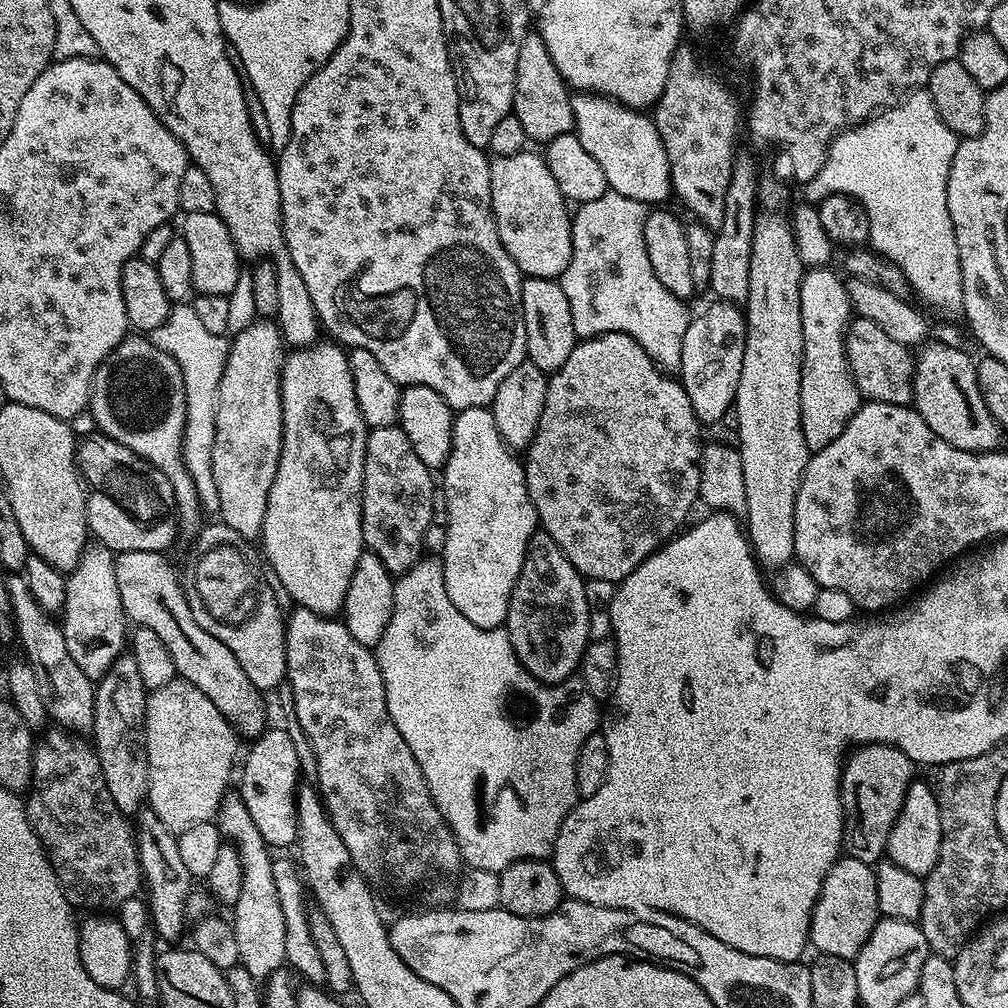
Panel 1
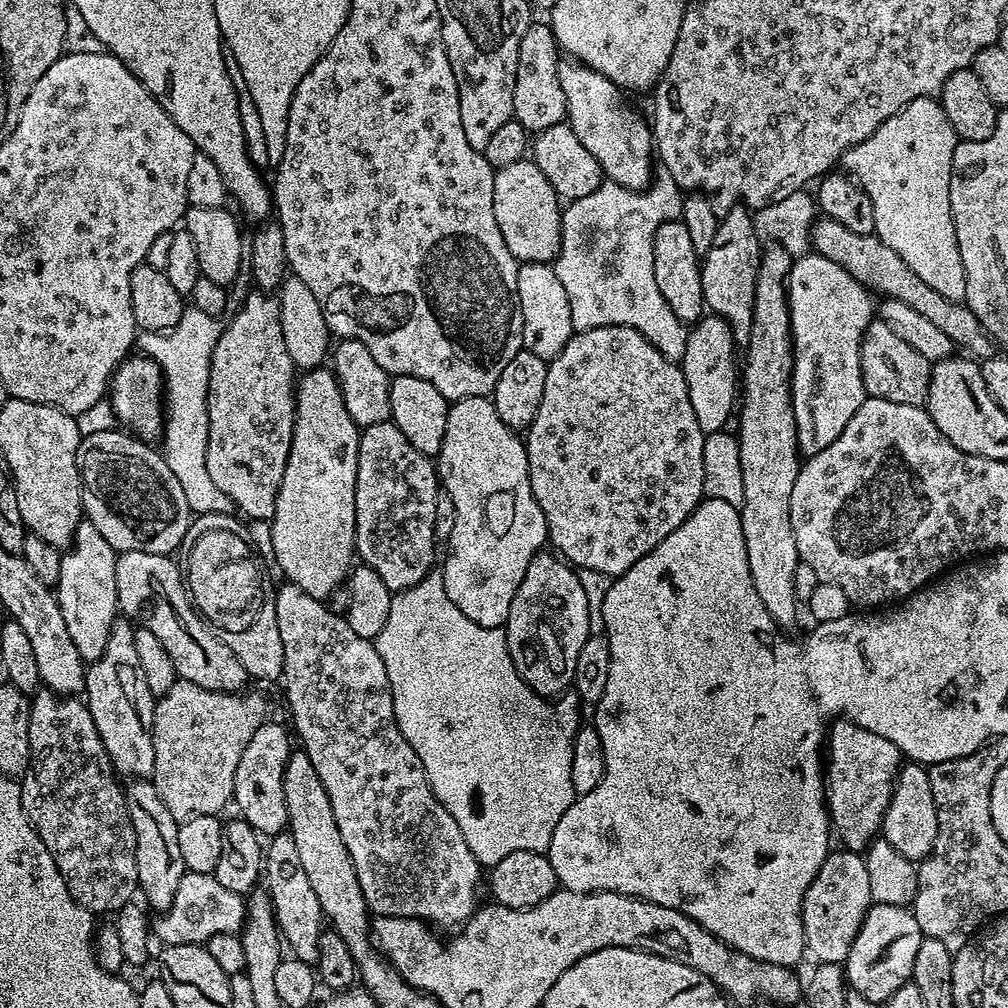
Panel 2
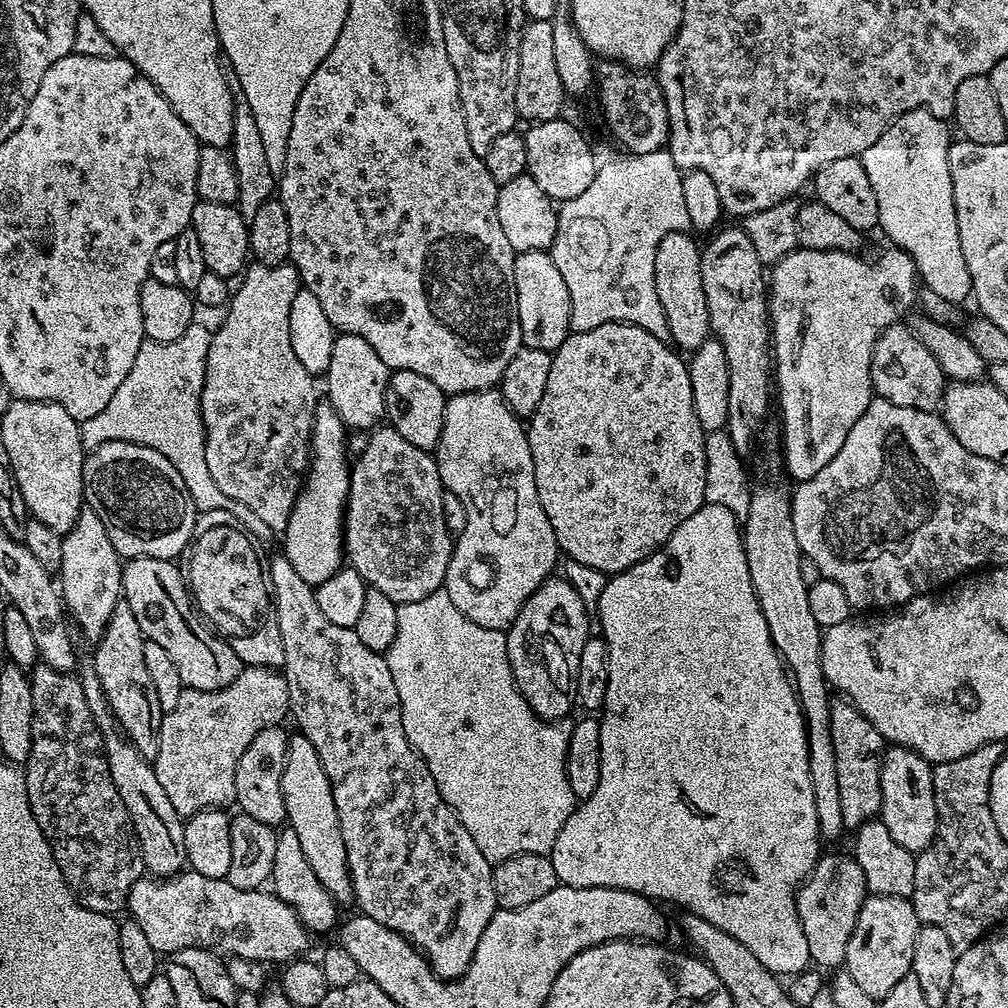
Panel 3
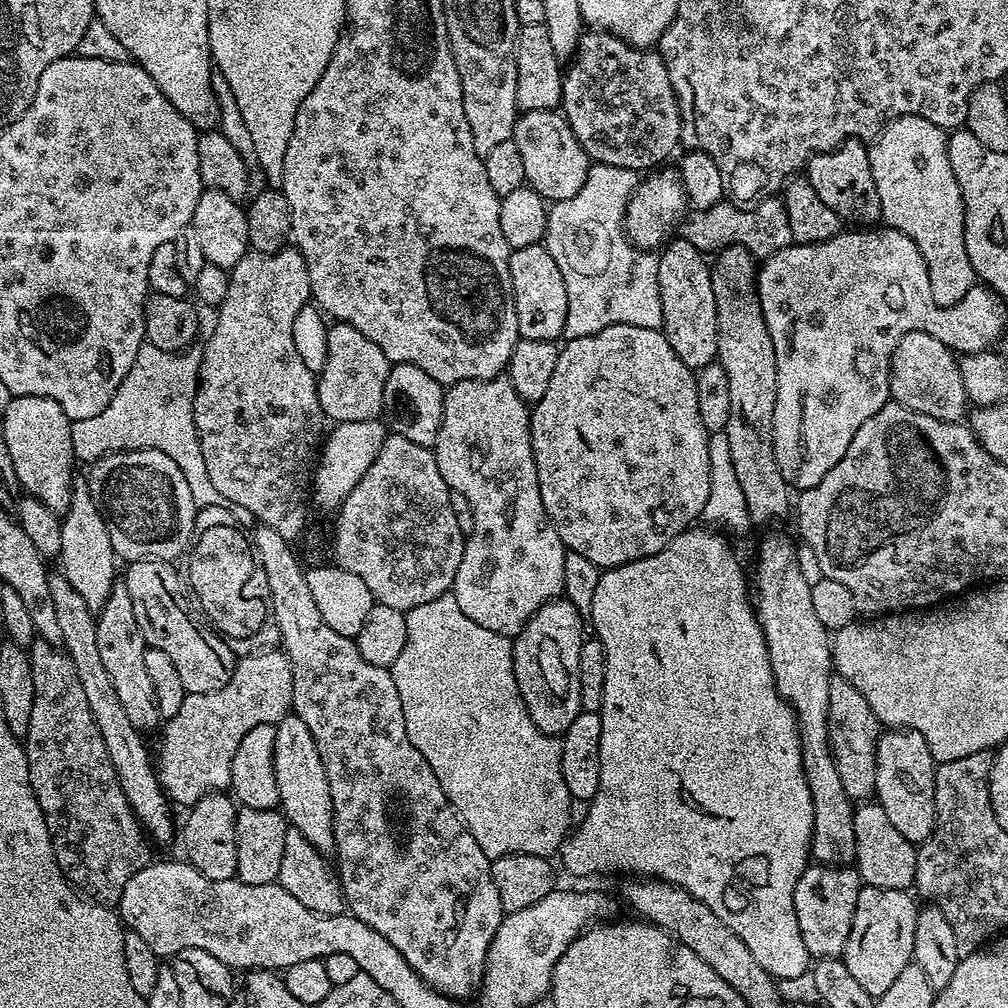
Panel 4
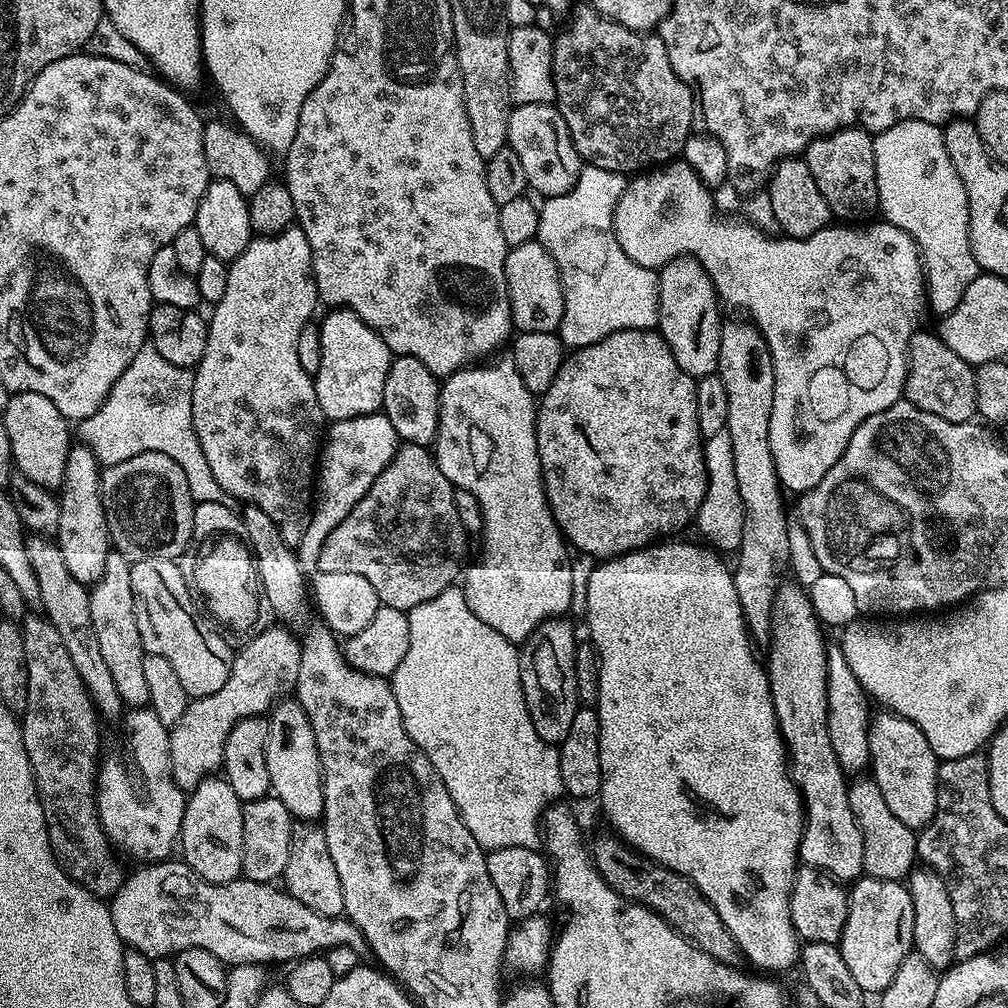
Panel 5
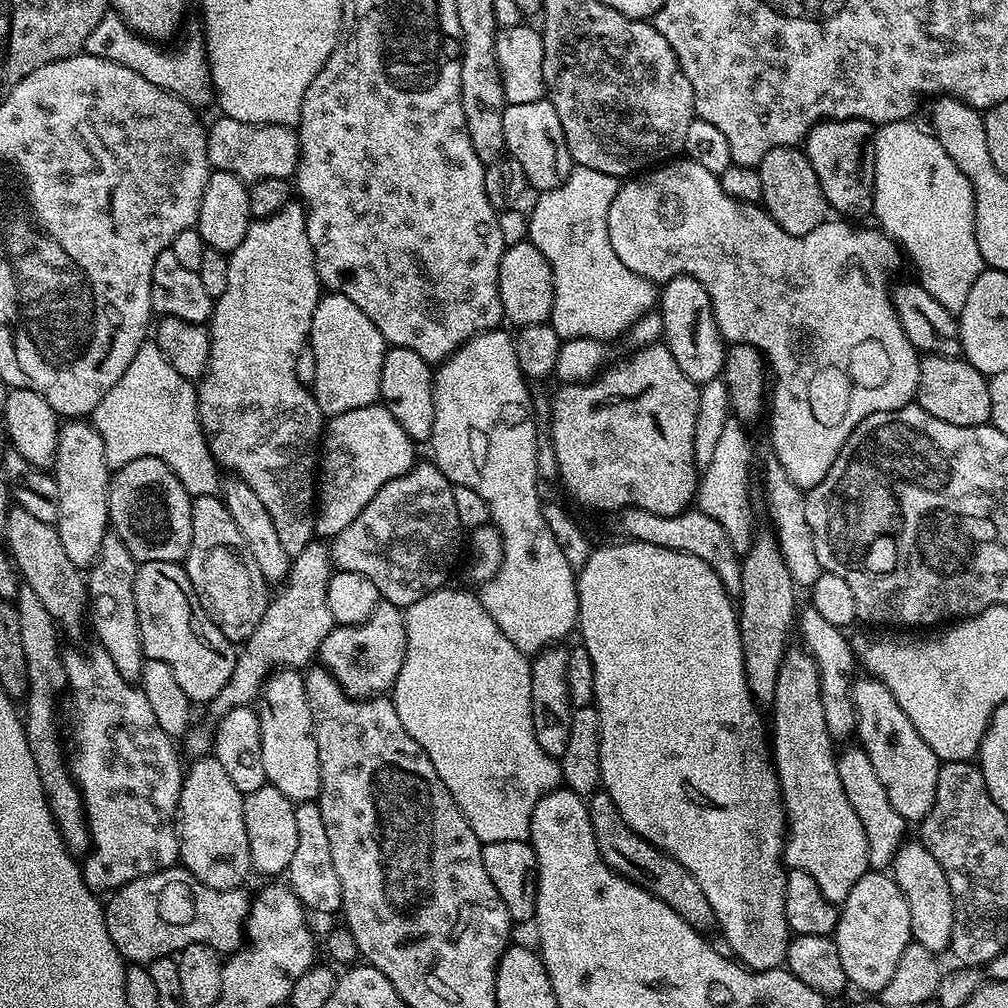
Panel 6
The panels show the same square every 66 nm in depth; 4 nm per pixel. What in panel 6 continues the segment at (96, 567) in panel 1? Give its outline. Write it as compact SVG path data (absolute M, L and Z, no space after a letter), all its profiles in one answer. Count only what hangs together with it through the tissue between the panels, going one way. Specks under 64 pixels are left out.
M72 418L61 427L58 434L58 450L56 451L56 462L54 475L58 486L58 518L56 529L58 538L62 538L62 547L70 557L70 562L80 569L87 569L98 558L102 538L110 530L108 523L108 481L110 469L106 462L106 448L102 446L102 438L98 430L87 419Z

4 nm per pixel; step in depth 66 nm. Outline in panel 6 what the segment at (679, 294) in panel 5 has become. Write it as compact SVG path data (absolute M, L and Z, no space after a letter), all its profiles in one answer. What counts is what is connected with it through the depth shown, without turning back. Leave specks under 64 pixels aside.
M674 276L658 292L658 313L664 327L662 343L674 354L674 362L678 362L678 370L686 374L695 384L702 385L717 379L724 370L724 354L726 341L720 334L720 327L716 325L714 310L710 306L710 294L706 294L706 286L698 282L693 276Z

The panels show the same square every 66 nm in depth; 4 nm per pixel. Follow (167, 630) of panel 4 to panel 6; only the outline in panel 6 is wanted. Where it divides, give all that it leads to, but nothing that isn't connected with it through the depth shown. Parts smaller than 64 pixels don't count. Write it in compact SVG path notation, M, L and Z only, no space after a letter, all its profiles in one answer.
M171 560L143 561L137 567L134 578L134 602L138 610L138 626L145 657L166 662L166 666L170 666L171 672L174 673L178 686L182 686L186 698L190 698L193 705L207 705L219 694L222 686L230 682L230 674L234 674L238 652L233 641L227 640L222 630L214 626L214 622L200 605L198 594L194 594L192 583L184 567Z

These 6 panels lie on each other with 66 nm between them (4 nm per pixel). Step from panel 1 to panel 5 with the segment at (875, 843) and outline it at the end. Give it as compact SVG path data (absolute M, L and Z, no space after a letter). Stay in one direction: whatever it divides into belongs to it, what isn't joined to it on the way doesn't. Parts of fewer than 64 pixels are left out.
M838 646L828 649L826 658L826 710L828 711L828 729L830 730L830 746L834 746L834 754L845 774L860 774L870 764L870 697L864 687L854 678L854 670L850 670L850 662L846 662L846 654Z

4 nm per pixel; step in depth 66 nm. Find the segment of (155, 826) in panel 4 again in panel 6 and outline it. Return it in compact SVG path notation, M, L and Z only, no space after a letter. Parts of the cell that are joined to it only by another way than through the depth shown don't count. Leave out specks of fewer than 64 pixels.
M12 506L8 509L6 530L2 534L21 581L28 584L42 601L42 606L50 610L50 618L56 620L60 630L67 637L80 636L86 632L88 582L82 569L70 562L66 549L62 547L62 538L58 538L55 524L42 522L26 510Z

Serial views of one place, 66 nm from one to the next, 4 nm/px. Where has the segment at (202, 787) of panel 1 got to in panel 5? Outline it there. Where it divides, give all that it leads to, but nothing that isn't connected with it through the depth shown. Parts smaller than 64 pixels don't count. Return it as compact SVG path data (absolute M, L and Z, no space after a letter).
M273 626L260 636L251 637L244 649L232 658L230 678L222 690L195 697L186 714L170 729L170 770L172 780L185 790L198 786L206 777L221 771L226 750L226 738L239 720L264 716L281 698L295 689L300 661L300 640L292 632Z

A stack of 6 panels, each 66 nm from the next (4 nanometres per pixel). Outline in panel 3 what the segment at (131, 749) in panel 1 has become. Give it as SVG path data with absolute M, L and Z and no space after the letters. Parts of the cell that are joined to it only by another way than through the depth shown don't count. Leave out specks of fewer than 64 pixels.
M121 602L116 605L102 638L95 645L94 663L98 682L102 682L106 702L120 726L120 731L128 737L132 747L152 762L158 754L162 713L154 682L150 682L150 673L146 671L144 642L144 631L142 626L138 626L138 618L134 618L134 610L130 610L128 604Z

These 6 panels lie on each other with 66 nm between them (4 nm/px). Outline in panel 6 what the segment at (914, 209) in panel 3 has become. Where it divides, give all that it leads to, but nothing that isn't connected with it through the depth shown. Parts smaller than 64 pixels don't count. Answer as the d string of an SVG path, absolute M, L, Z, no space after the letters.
M911 119L895 120L889 124L881 124L875 129L874 139L876 141L876 193L874 194L874 216L878 221L879 227L887 232L897 245L912 259L912 264L916 267L918 275L918 283L922 285L928 293L938 302L942 302L942 306L958 310L962 306L966 306L966 298L970 294L970 286L974 286L974 282L978 278L978 274L983 272L986 265L982 254L978 250L978 242L976 241L976 199L972 193L972 181L966 178L966 174L962 174L962 170L958 170L958 166L954 166L954 162L950 158L950 154L946 154L944 147L940 145L940 141L936 139L931 131L919 128L918 125L912 124Z

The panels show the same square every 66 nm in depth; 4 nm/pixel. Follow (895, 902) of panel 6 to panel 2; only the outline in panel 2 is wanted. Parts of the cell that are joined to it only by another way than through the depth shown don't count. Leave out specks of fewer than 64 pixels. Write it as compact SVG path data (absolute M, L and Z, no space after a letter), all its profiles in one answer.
M873 903L842 965L847 987L862 994L862 998L870 998L870 1002L883 1005L894 990L911 981L914 958L918 958L918 946L925 939L924 931L908 908Z

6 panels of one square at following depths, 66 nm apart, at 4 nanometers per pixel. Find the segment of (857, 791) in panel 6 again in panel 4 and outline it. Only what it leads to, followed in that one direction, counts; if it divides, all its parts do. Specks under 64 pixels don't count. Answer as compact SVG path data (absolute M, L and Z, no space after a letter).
M864 802L854 811L856 858L854 867L861 881L869 888L909 891L916 883L917 845L910 843L890 823L886 810L879 802Z

